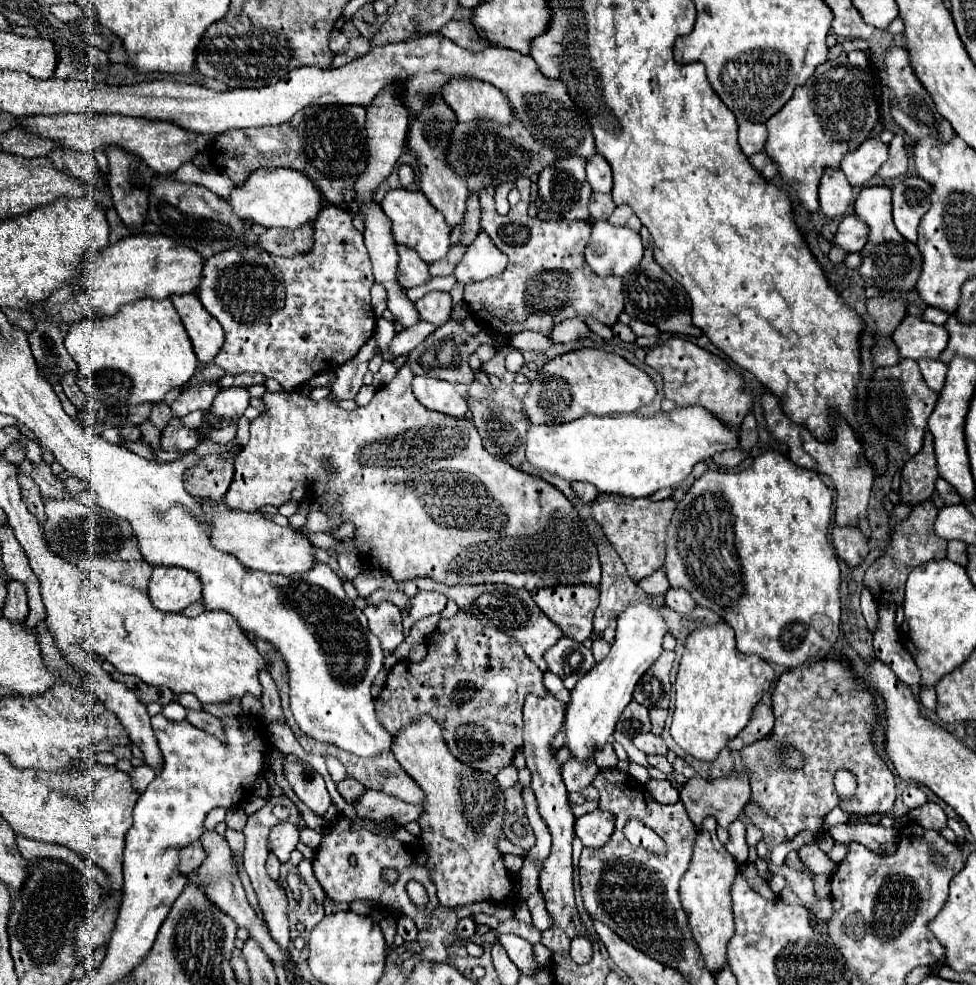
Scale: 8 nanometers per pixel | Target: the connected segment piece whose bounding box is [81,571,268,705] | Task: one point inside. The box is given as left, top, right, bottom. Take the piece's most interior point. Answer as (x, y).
(209, 656)

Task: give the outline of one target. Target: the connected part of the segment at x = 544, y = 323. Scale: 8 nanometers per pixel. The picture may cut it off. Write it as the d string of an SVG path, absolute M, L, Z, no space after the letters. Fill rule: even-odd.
M530 179L516 181L520 201L508 215L500 215L494 207L494 187L478 191L482 209L482 231L498 249L508 255L504 273L488 277L464 287L464 301L482 327L510 339L520 331L538 331L548 335L554 323L568 317L594 317L604 325L614 325L624 309L620 277L598 277L584 261L582 249L590 237L588 221L542 221L528 215Z

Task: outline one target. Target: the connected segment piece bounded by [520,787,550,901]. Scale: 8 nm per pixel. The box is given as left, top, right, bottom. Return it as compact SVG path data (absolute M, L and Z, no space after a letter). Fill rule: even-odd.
M522 789L524 801L526 801L526 815L530 821L530 827L536 835L536 845L528 851L523 866L520 870L520 896L527 899L531 894L539 891L539 875L542 870L544 859L550 853L550 833L546 829L546 823L542 817L538 817L538 805L534 801L532 789Z

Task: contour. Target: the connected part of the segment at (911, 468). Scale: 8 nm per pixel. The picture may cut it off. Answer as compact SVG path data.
M926 431L924 447L902 469L902 491L900 491L902 503L918 505L930 499L934 493L936 479L938 479L938 467L936 467L932 433Z

